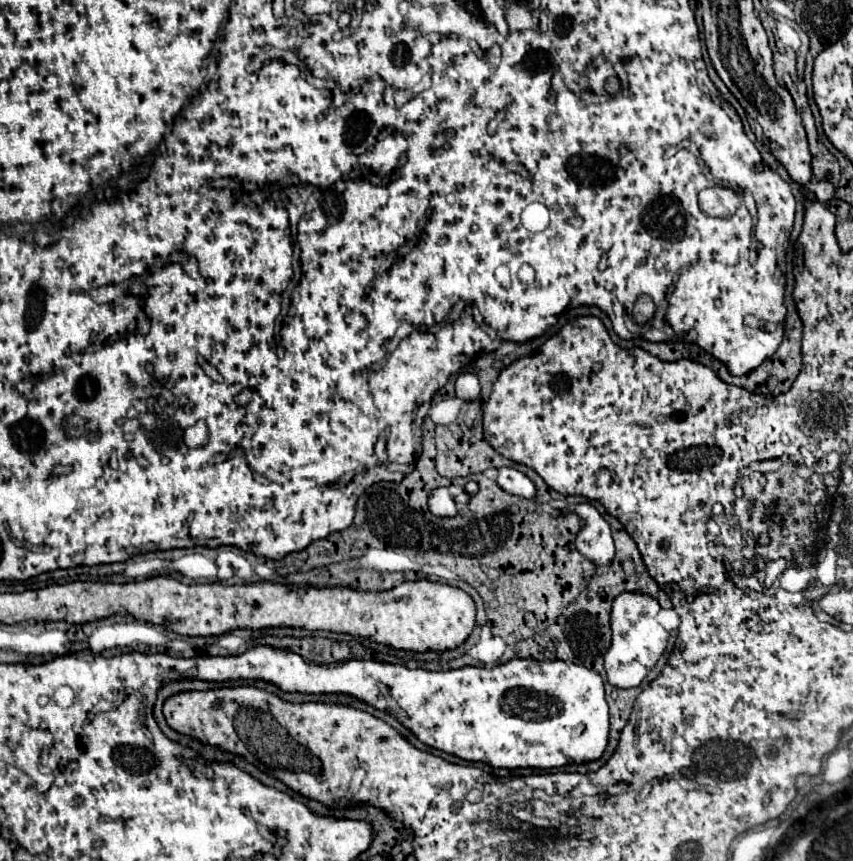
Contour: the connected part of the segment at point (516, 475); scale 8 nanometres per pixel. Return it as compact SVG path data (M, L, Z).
M501 468L499 476L497 476L497 484L501 488L505 488L505 492L509 492L509 494L535 498L533 482L527 476L523 476L519 470L515 470L515 468Z

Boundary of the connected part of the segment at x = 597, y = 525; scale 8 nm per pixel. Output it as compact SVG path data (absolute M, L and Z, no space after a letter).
M577 504L575 514L585 520L585 526L577 534L577 548L597 566L609 564L615 556L611 526L591 504Z

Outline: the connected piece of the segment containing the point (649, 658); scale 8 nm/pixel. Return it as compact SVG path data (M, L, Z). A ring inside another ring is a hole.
M621 594L613 602L611 610L611 630L613 642L605 654L605 672L607 680L615 688L635 688L643 682L649 670L657 664L661 654L665 652L669 632L657 622L659 612L657 600L647 594Z

